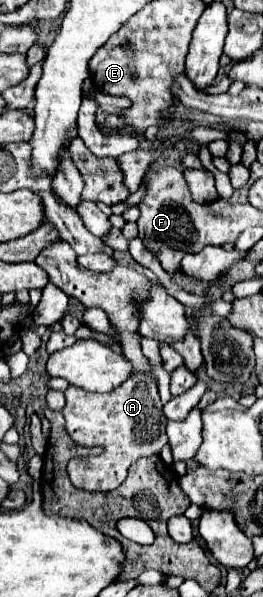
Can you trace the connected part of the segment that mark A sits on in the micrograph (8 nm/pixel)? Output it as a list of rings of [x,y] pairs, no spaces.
[[[151,372],[133,374],[127,382],[109,394],[89,394],[87,390],[69,386],[65,390],[65,398],[67,404],[63,408],[63,416],[67,420],[67,432],[71,438],[81,446],[103,448],[101,456],[69,460],[67,474],[75,488],[87,492],[109,492],[115,488],[115,480],[125,480],[127,470],[135,460],[141,456],[159,454],[167,444],[163,402],[159,400]]]

